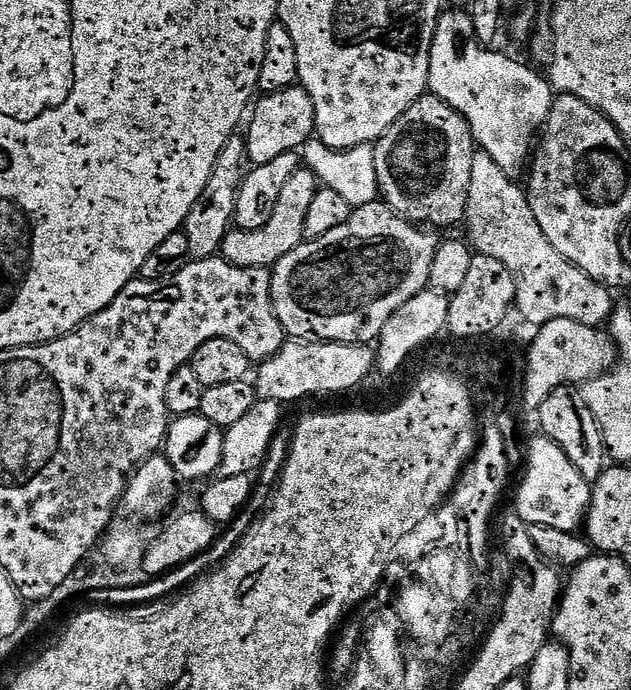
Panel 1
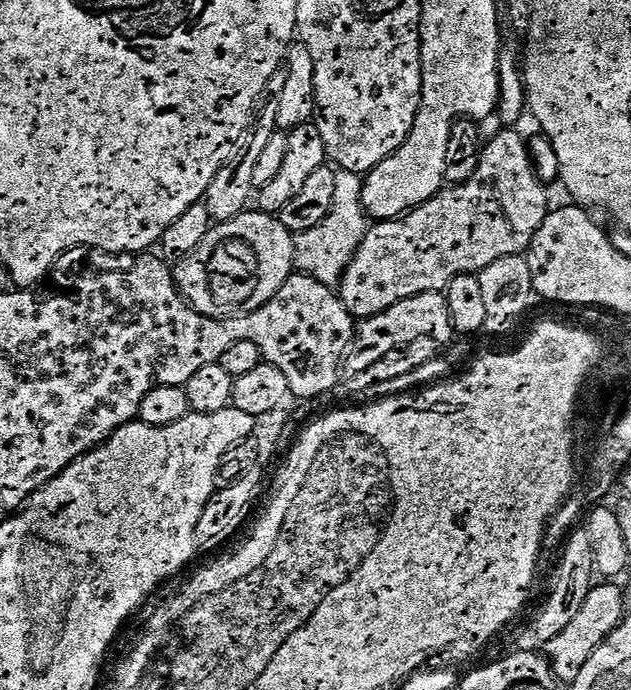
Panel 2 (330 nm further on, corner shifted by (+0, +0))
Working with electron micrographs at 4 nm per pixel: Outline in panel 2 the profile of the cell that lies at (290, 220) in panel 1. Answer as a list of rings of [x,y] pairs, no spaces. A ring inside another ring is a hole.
[[[245,210],[227,224],[216,224],[206,234],[204,248],[206,251],[203,255],[195,252],[175,265],[174,275],[176,287],[180,289],[184,299],[203,316],[213,316],[216,320],[249,316],[254,310],[266,306],[266,302],[273,300],[294,272],[296,242],[293,233],[288,232],[275,215],[267,212]]]

